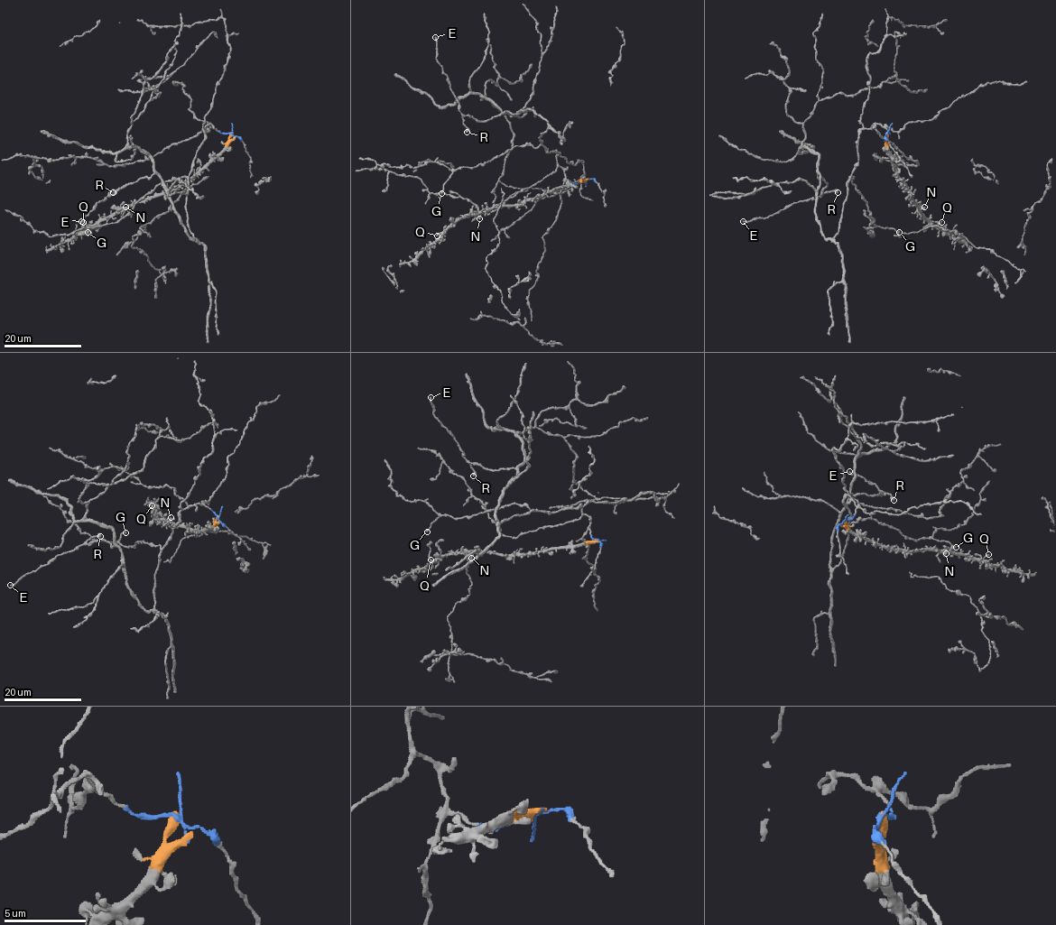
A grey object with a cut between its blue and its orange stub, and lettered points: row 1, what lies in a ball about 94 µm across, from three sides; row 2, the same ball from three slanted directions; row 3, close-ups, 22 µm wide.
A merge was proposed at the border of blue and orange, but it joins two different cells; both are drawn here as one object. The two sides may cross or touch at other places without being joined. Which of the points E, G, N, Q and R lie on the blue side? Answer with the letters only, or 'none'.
E, G, R

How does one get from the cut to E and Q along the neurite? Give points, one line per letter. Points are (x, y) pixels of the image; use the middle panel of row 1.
E: (584, 180), (566, 179), (532, 110), (465, 115), (435, 36)
Q: (584, 180), (553, 188), (517, 205), (496, 207), (467, 215), (437, 235)

